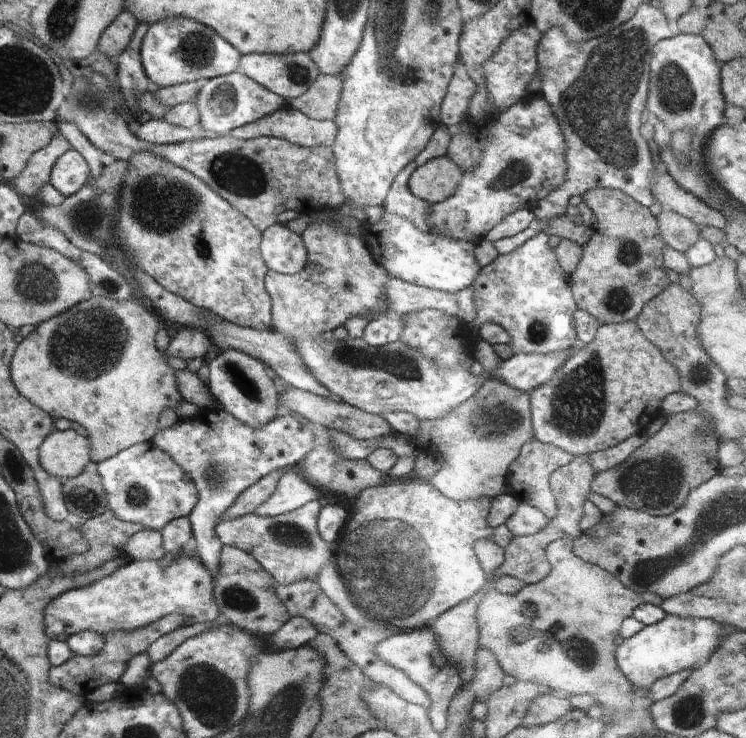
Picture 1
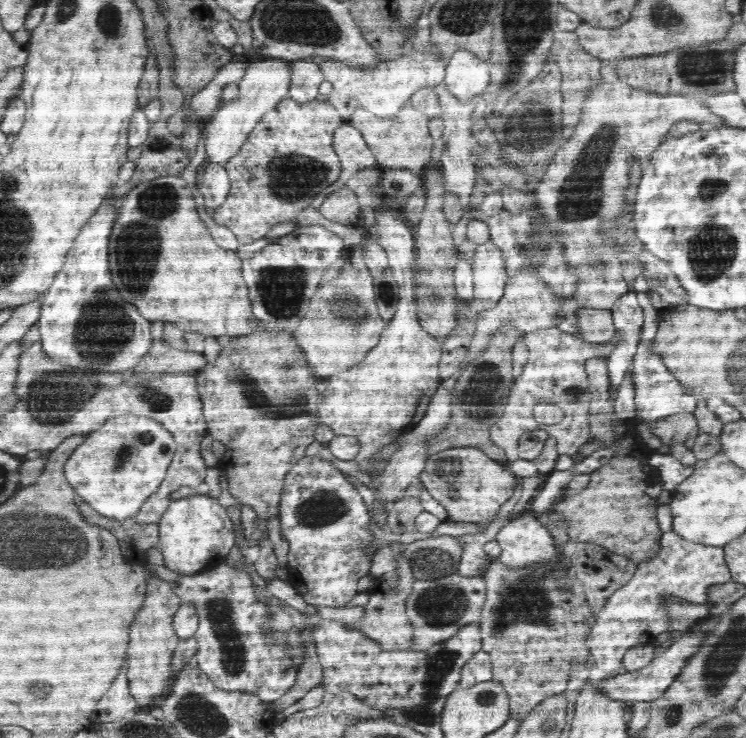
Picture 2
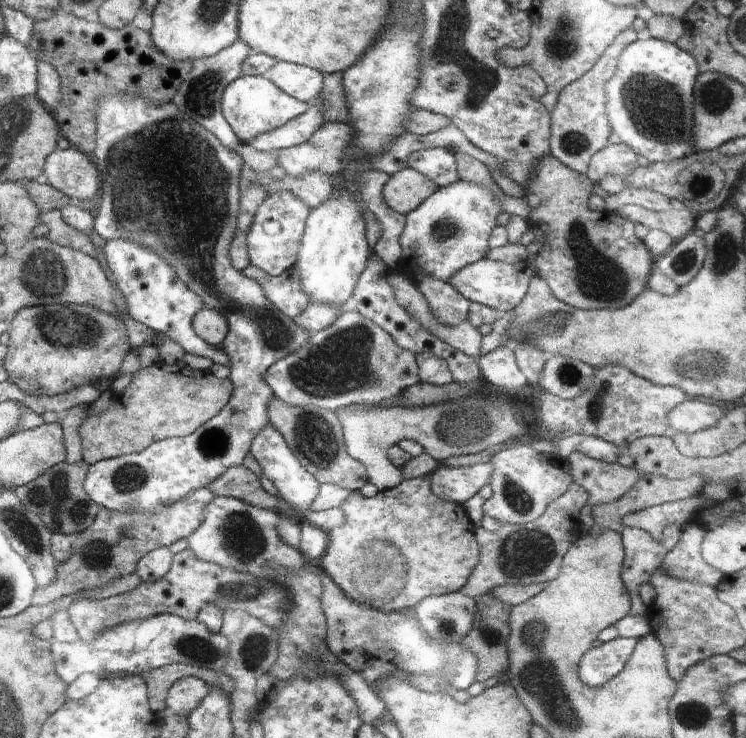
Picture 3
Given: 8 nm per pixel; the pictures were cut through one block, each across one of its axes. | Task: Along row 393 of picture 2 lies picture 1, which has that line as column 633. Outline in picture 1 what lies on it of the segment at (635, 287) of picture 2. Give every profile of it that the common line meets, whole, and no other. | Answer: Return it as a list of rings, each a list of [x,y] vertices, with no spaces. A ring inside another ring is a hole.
[[[666,615],[661,622],[646,625],[638,634],[624,640],[616,650],[616,662],[634,687],[650,690],[662,678],[704,665],[720,646],[720,634],[720,622]]]

